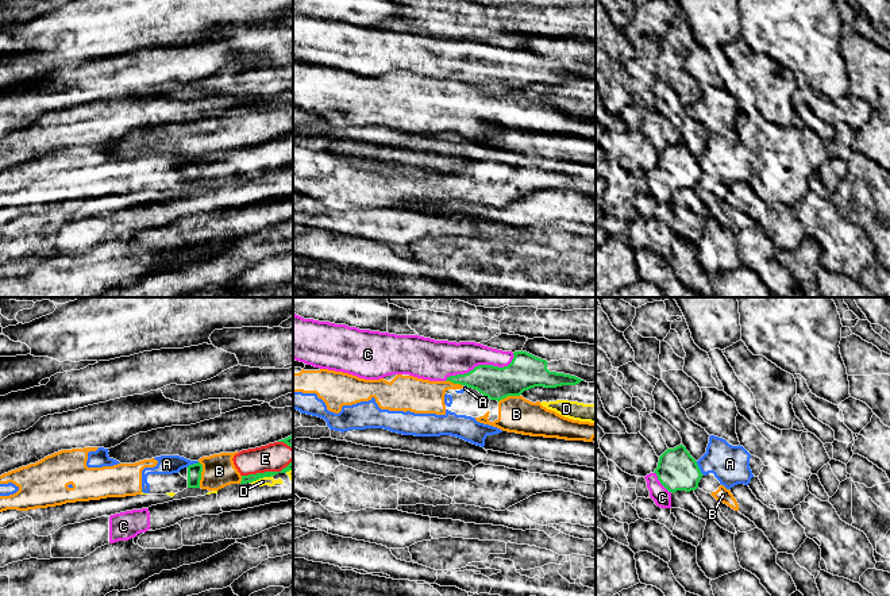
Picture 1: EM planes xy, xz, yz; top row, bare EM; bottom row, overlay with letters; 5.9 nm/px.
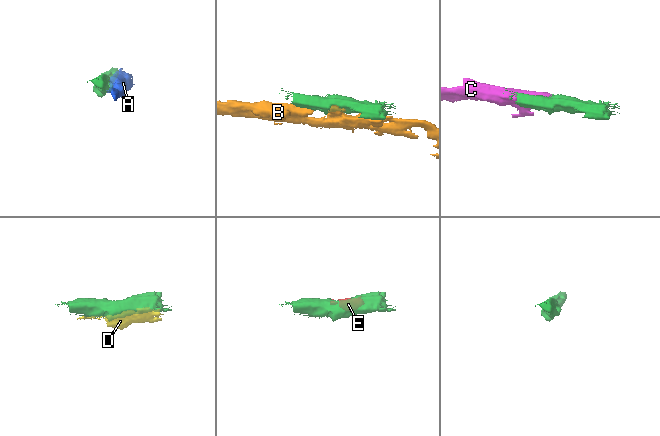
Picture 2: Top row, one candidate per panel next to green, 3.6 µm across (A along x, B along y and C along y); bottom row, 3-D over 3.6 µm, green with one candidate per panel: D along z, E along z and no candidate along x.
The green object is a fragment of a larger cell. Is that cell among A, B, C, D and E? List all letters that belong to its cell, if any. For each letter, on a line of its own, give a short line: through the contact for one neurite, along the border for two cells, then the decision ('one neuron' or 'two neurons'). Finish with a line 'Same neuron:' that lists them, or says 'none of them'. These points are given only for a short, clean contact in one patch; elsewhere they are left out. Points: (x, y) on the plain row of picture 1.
A: two neurons
B: two neurons
C: one neuron
D: two neurons
E: one neuron
Same neuron: C, E

